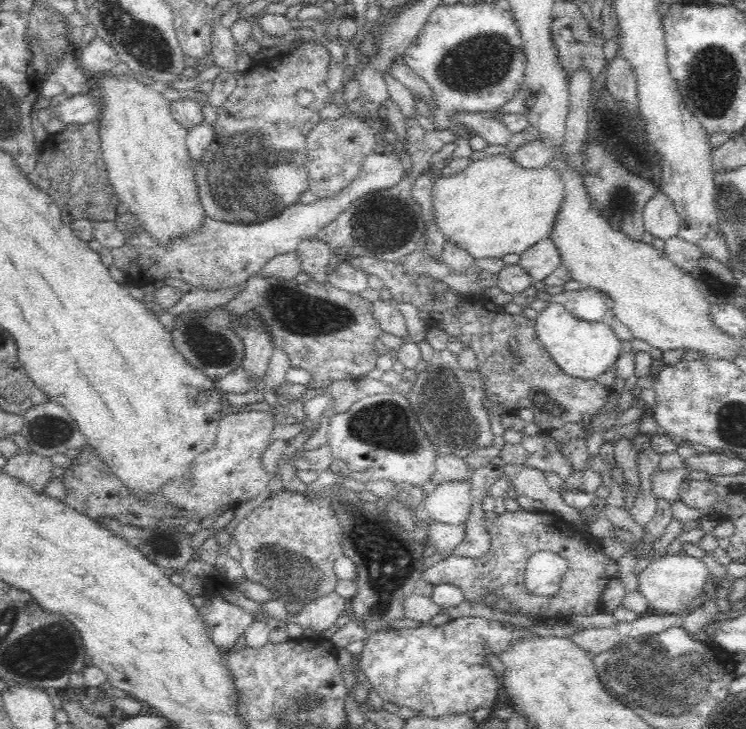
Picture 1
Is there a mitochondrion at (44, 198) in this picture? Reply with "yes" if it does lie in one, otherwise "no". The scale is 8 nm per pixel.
no

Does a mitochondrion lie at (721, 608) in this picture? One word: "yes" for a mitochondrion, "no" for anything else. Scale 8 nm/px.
no

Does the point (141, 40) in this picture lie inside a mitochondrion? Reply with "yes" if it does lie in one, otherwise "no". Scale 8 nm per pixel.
yes

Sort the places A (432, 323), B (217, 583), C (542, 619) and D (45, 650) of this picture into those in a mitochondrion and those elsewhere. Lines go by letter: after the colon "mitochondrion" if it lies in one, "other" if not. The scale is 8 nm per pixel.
A: other
B: other
C: other
D: mitochondrion

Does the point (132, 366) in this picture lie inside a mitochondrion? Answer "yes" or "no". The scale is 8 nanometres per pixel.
no

